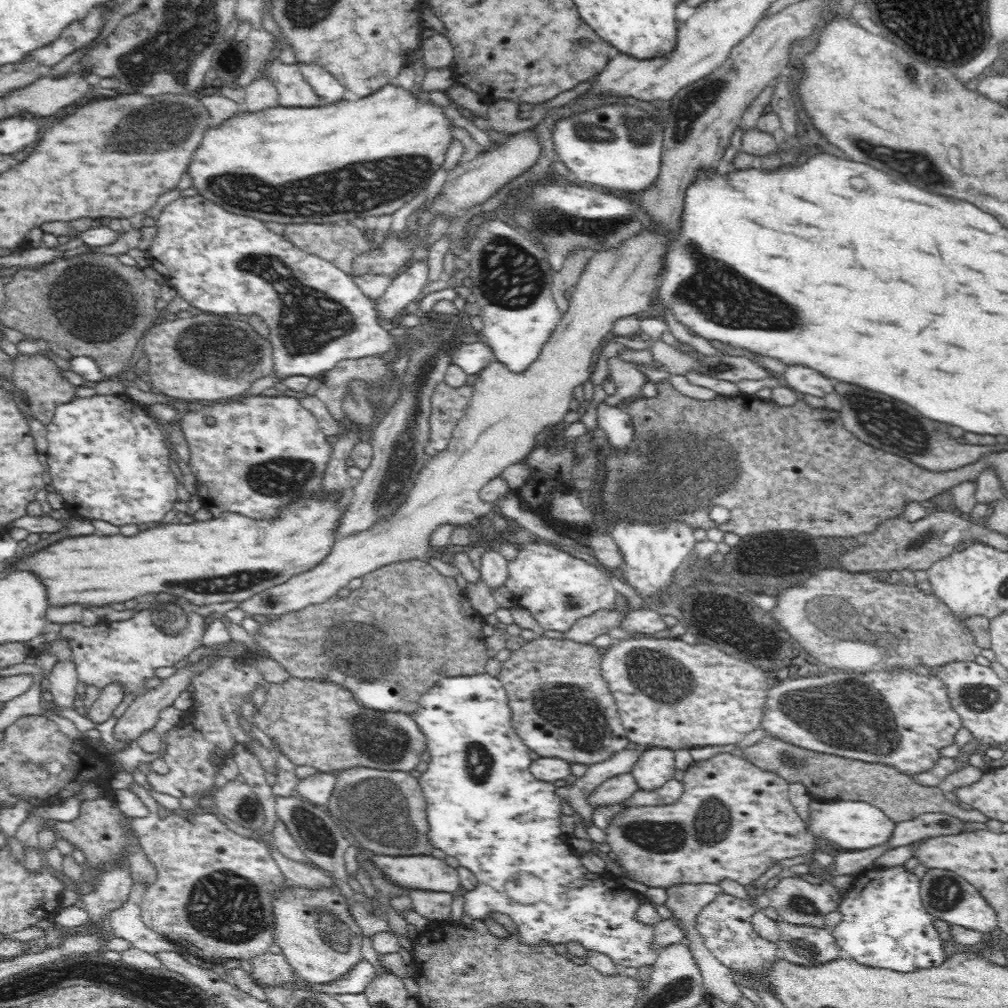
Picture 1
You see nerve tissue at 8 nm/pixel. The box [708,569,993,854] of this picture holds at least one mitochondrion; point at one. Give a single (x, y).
(844, 716)

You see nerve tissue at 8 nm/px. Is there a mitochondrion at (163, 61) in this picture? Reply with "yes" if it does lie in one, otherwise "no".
yes

